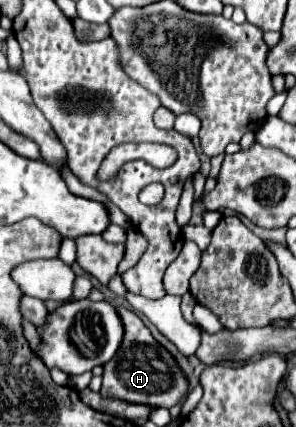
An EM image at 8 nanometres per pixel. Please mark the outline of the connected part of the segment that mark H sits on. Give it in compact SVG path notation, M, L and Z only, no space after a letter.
M115 307L115 309L117 309L117 315L121 317L125 333L123 333L121 347L117 349L113 359L105 363L101 397L149 405L149 407L167 407L167 409L173 407L185 397L189 389L189 383L183 371L177 367L171 353L155 343L149 329L139 319L139 315L135 315L131 309L125 309L125 307Z

